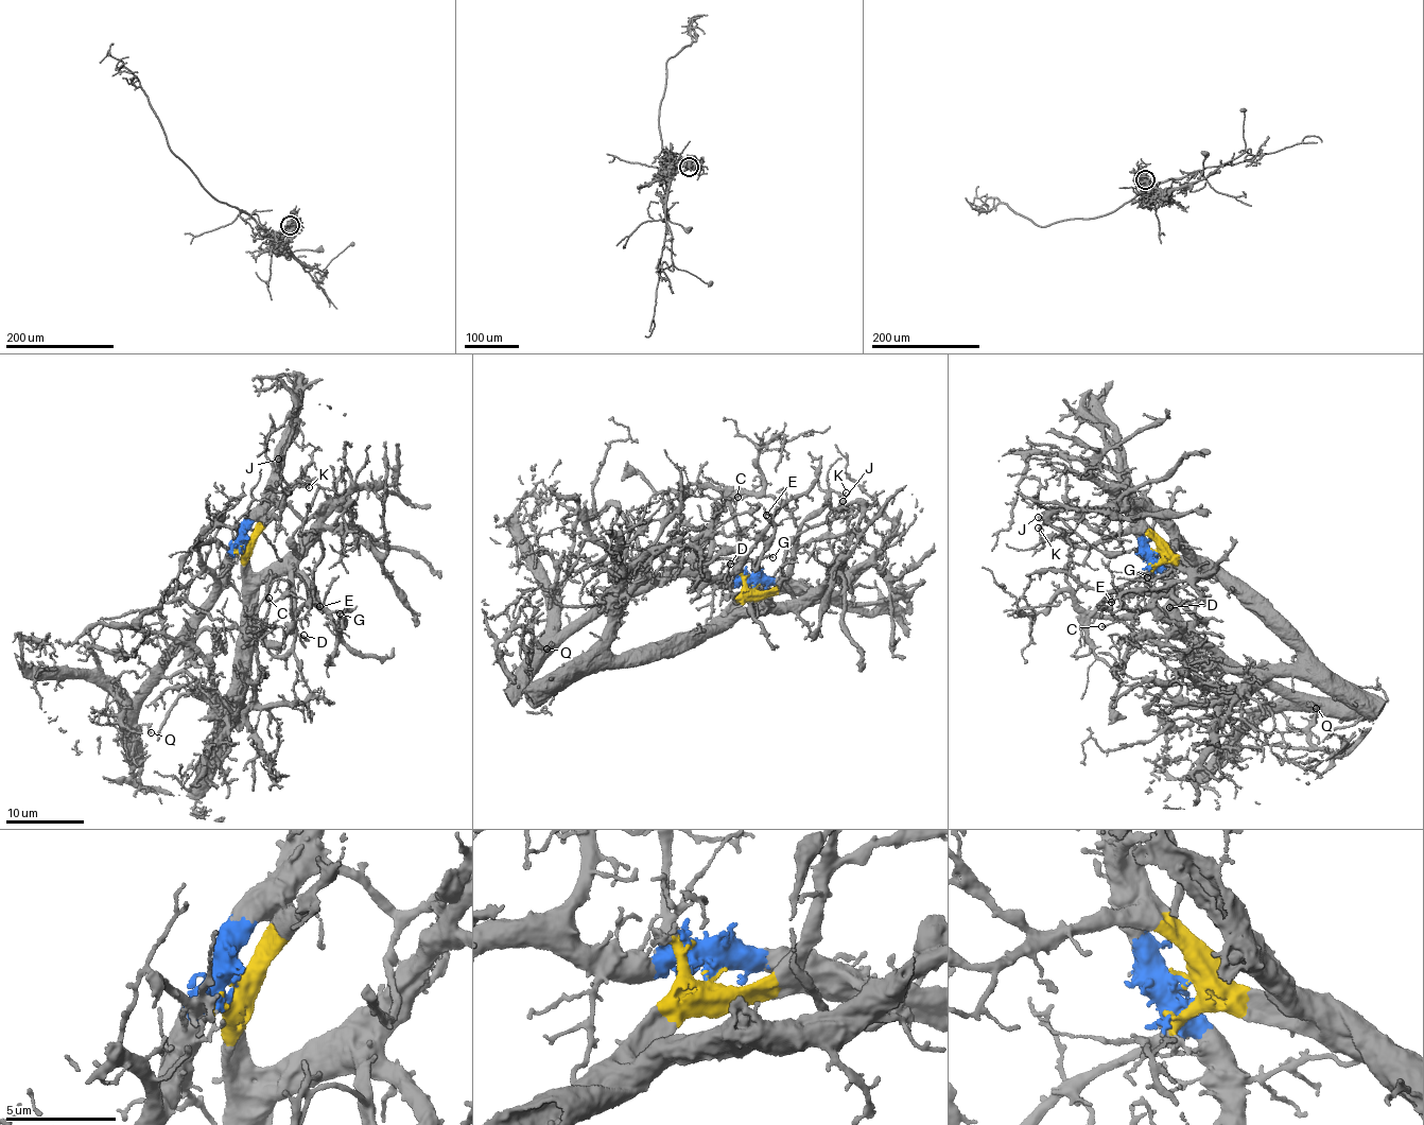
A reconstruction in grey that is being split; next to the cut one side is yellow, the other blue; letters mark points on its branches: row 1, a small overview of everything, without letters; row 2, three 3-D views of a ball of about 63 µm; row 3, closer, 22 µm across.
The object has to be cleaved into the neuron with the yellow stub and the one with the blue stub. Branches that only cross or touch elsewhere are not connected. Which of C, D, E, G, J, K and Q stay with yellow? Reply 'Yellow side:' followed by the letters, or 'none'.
Yellow side: D, E, G, J, K

